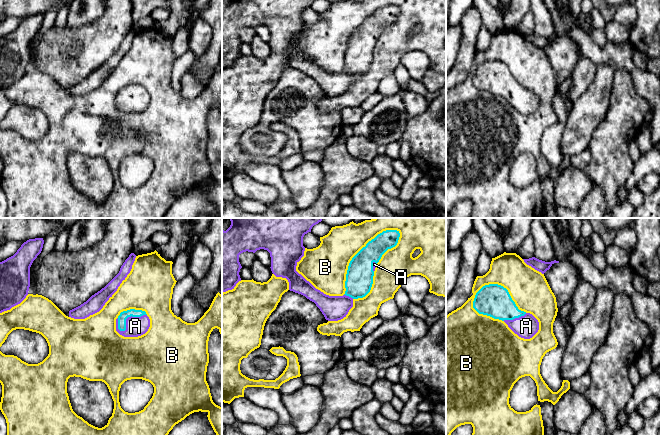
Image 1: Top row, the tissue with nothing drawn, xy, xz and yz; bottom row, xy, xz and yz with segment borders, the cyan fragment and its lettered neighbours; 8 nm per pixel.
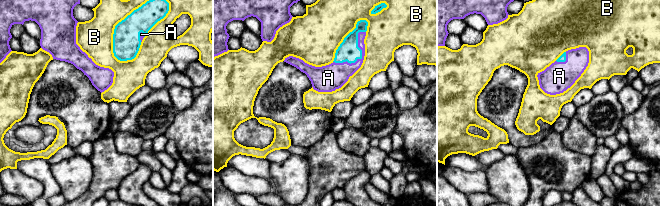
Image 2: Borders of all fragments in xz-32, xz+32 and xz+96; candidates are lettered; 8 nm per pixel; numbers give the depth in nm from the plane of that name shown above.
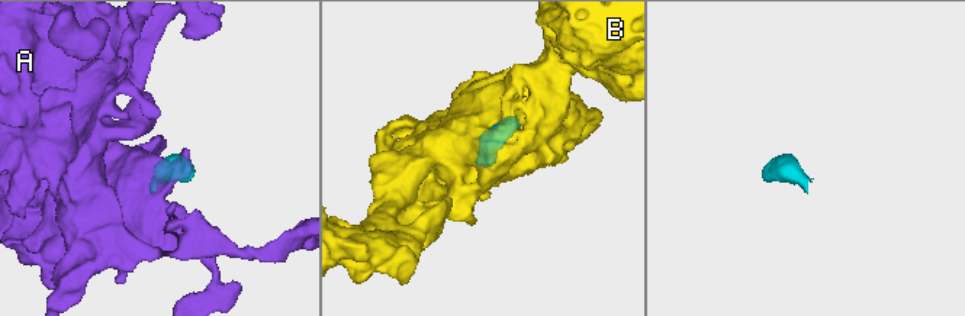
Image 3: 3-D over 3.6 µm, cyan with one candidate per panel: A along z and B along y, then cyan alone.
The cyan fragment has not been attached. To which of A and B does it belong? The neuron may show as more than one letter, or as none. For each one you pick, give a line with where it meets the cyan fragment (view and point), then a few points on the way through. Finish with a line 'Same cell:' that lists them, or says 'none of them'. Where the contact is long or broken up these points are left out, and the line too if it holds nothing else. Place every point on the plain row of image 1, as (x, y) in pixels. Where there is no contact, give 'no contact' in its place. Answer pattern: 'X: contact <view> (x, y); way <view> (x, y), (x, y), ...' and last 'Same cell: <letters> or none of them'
A: contact xy (127, 93); way xy (124, 91), (127, 93), (135, 102)
Same cell: A

